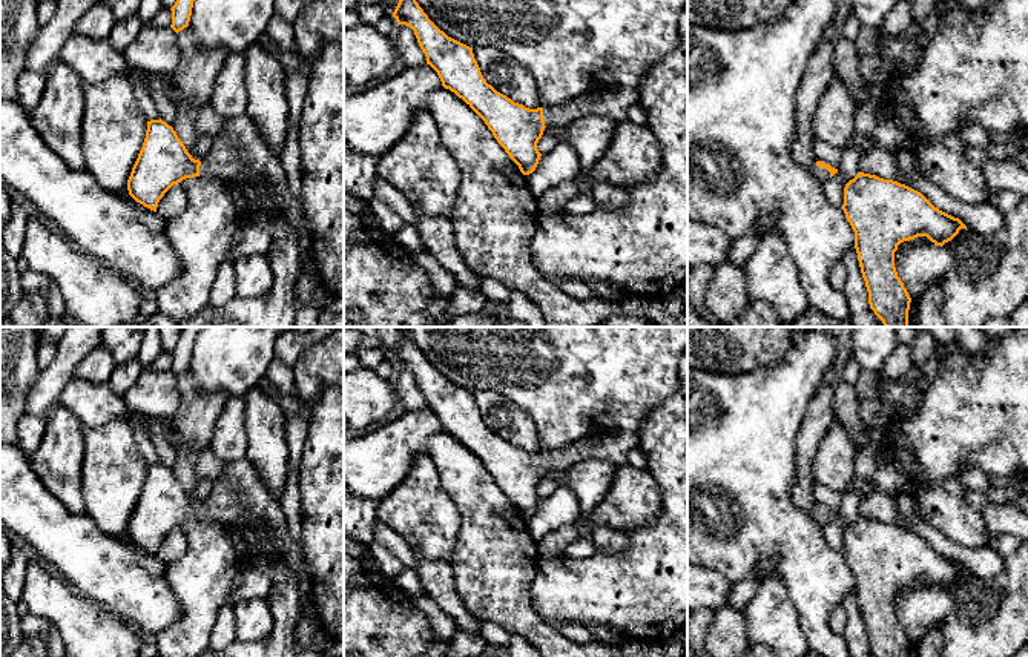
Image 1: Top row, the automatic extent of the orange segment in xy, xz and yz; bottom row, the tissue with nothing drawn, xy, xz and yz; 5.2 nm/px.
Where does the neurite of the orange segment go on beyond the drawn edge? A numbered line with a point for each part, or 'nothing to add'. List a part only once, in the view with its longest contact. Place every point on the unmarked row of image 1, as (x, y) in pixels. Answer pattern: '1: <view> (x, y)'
1: yz (823, 518)

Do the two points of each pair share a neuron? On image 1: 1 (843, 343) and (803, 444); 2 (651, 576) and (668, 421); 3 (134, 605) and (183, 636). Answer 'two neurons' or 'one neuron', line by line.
1: one neuron
2: one neuron
3: two neurons

